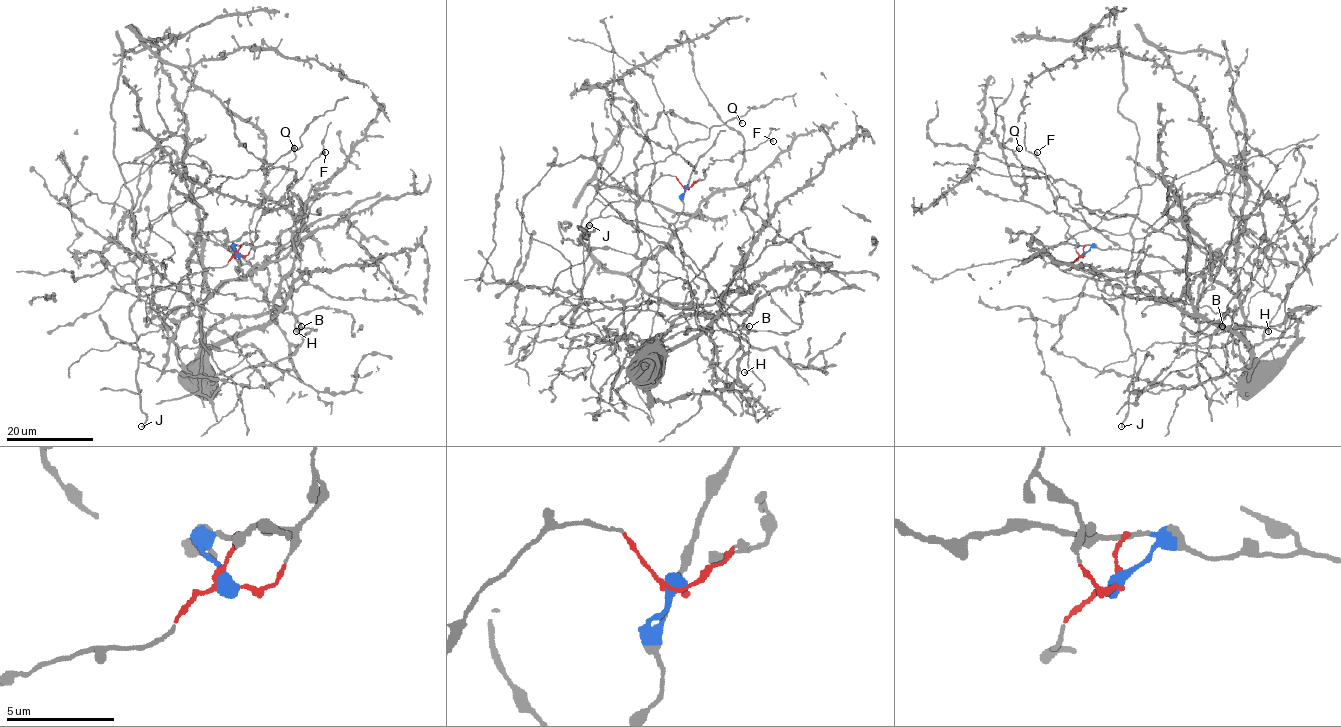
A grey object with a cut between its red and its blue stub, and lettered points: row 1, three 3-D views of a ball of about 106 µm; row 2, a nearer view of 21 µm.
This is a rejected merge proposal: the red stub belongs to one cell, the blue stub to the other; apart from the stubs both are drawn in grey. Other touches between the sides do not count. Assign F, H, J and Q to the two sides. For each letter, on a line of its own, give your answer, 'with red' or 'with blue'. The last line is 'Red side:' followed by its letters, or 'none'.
F: with red
H: with red
J: with red
Q: with red
Red side: F, H, J, Q

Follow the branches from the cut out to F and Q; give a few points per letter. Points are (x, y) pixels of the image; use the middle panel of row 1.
F: (686, 188), (704, 178), (703, 172), (717, 160), (728, 160), (769, 139), (773, 141)
Q: (686, 188), (662, 175), (638, 204), (614, 201), (581, 237), (597, 190), (706, 139), (713, 126), (742, 123)

